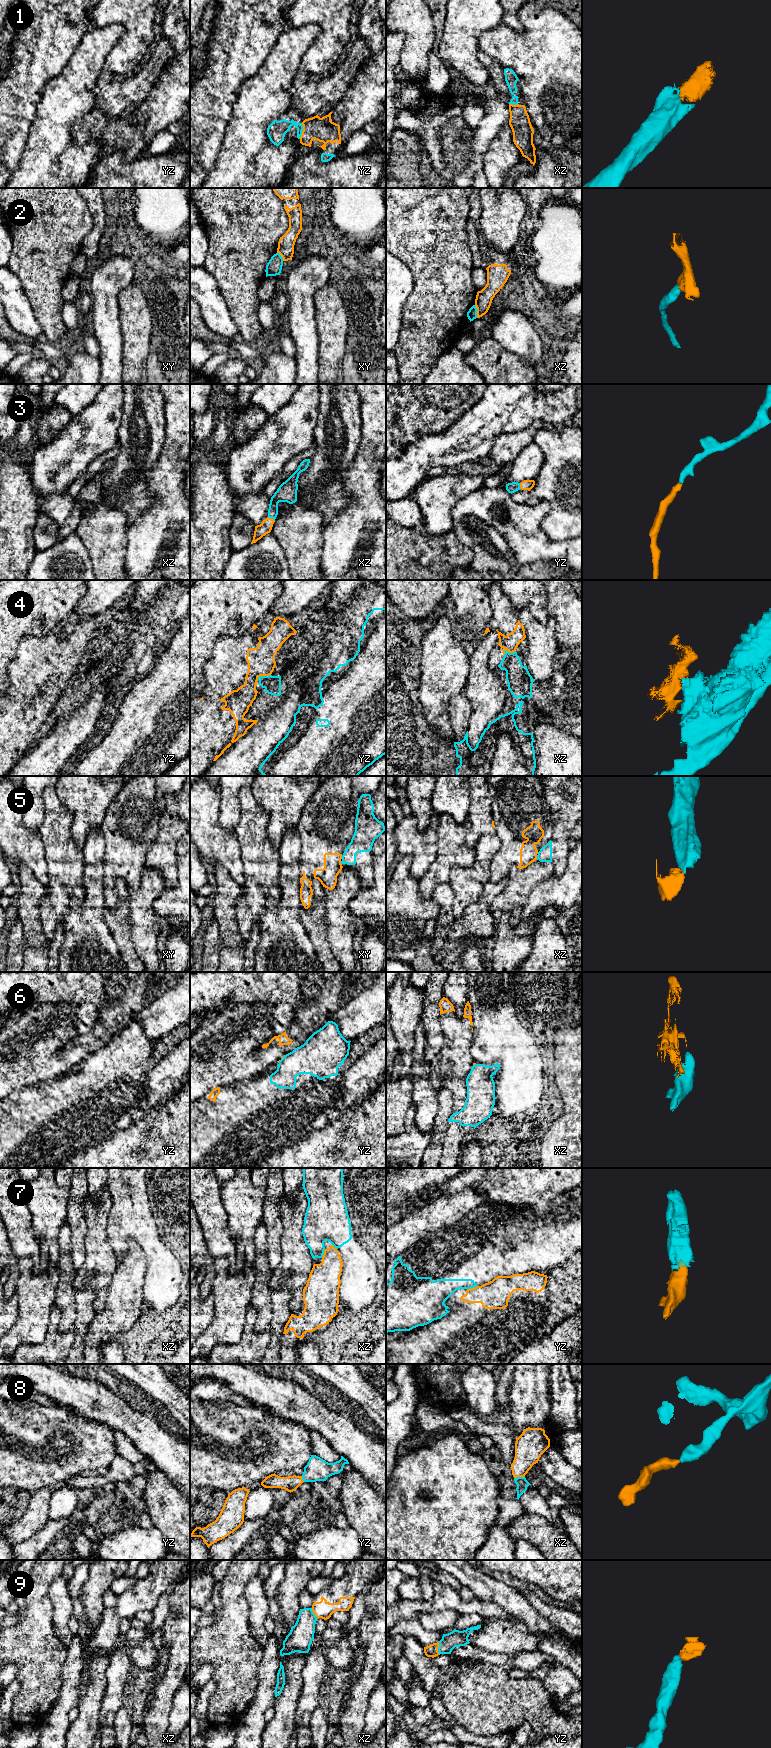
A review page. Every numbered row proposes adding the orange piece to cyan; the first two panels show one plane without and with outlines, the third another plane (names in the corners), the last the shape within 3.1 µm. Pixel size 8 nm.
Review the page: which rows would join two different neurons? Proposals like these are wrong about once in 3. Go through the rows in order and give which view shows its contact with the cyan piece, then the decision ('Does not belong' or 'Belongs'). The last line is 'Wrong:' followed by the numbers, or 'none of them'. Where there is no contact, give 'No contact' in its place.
1: Touches cyan in yz. Belongs
2: Touches cyan in xz. Does not belong
3: Touches cyan in xz. Belongs
4: Touches cyan in xz. Does not belong
5: Touches cyan in xz. Does not belong
6: Touches cyan in yz. Does not belong
7: Touches cyan in yz. Does not belong
8: Touches cyan in xz. Belongs
9: Touches cyan in yz. Belongs
Wrong: 2, 4, 5, 6, 7

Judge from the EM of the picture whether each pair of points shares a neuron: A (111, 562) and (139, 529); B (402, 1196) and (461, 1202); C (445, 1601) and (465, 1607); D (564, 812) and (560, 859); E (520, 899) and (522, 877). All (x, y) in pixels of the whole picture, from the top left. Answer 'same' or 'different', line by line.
A: different
B: different
C: same
D: same
E: same

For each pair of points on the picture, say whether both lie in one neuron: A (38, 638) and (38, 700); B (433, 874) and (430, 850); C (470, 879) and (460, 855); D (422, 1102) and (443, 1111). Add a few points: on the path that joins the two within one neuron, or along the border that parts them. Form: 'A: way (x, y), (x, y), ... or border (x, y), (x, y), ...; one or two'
A: way (38, 653), (38, 685); one
B: border (437, 840), (437, 857), (419, 880); two
C: border (475, 848), (475, 860), (454, 866), (448, 882); two
D: border (437, 1095), (437, 1111), (434, 1127), (431, 1131); two

